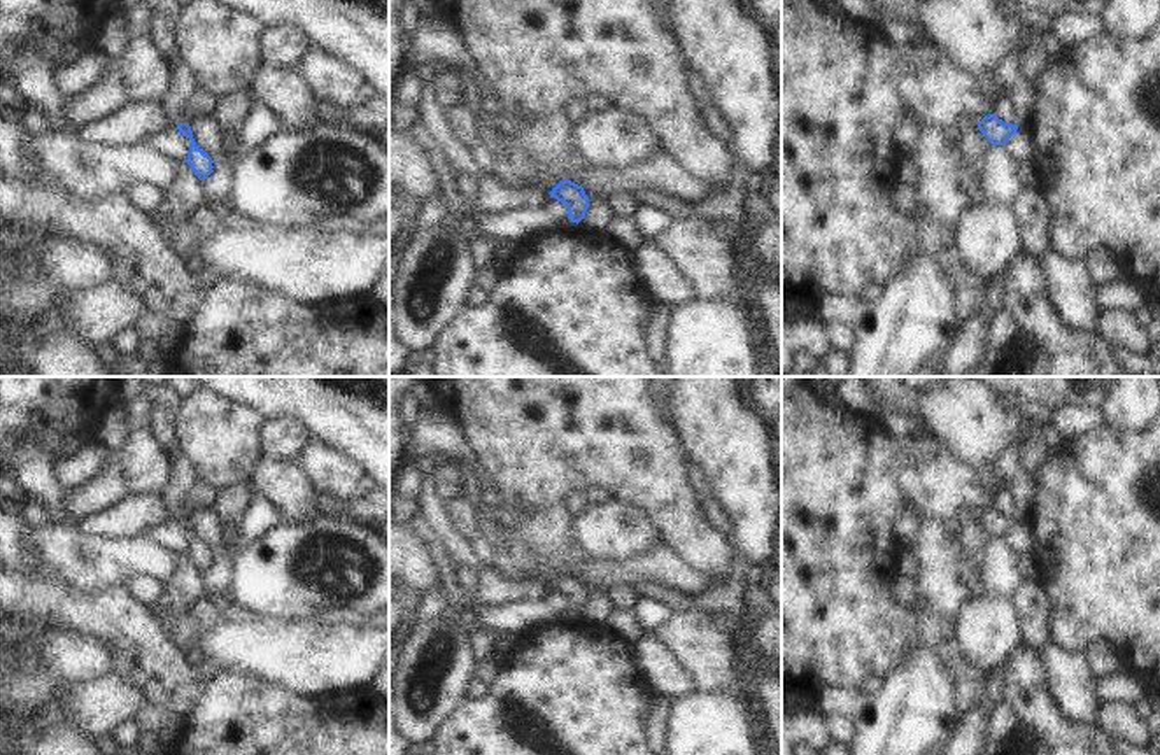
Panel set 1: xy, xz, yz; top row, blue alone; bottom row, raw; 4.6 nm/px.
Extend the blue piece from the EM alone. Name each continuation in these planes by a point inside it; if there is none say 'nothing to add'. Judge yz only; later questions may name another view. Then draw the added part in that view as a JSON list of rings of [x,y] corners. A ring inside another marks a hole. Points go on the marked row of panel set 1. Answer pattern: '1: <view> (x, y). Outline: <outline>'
nothing to add

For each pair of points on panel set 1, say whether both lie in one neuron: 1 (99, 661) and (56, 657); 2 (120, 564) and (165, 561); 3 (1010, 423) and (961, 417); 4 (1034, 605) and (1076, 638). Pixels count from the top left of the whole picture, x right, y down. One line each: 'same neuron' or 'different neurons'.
1: same neuron
2: same neuron
3: same neuron
4: different neurons

